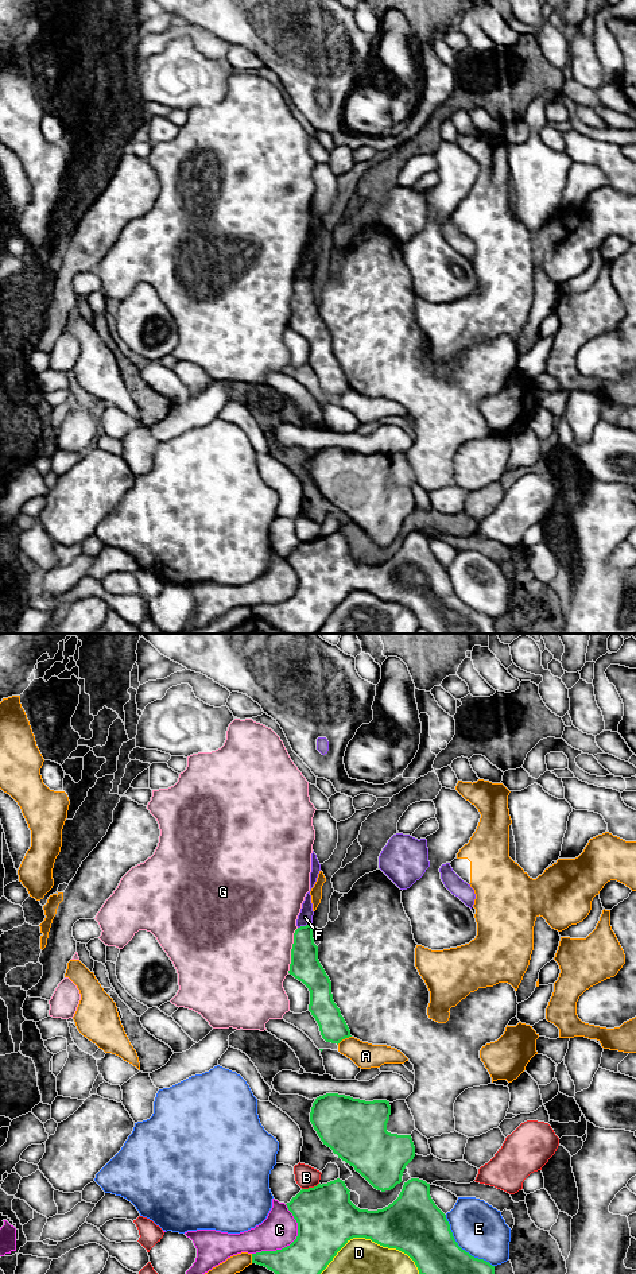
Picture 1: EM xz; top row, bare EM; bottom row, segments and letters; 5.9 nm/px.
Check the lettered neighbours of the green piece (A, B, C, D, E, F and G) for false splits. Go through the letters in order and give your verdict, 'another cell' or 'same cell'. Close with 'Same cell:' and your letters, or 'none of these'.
A: another cell
B: another cell
C: another cell
D: another cell
E: another cell
F: another cell
G: another cell
Same cell: none of these

